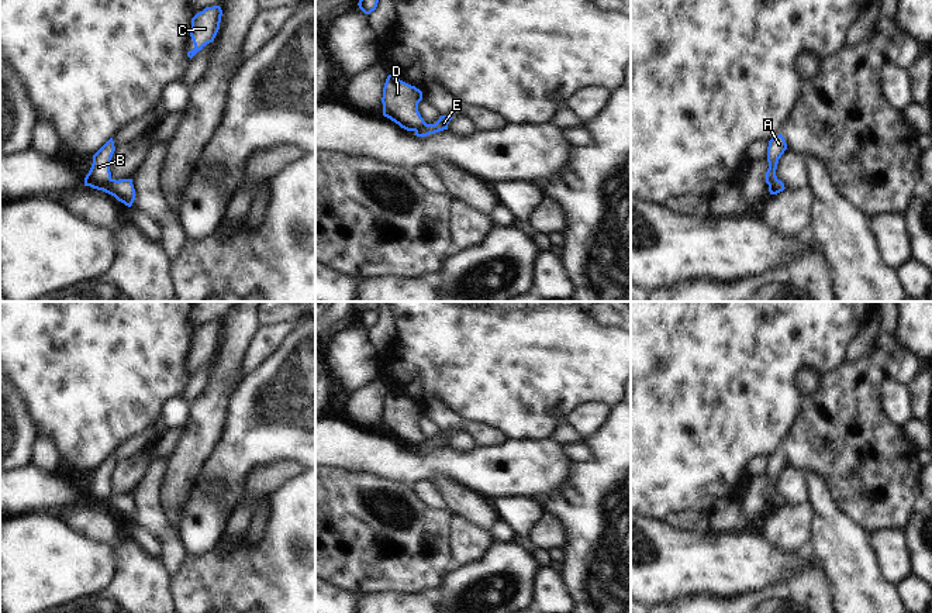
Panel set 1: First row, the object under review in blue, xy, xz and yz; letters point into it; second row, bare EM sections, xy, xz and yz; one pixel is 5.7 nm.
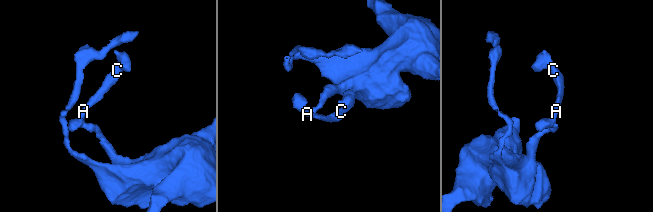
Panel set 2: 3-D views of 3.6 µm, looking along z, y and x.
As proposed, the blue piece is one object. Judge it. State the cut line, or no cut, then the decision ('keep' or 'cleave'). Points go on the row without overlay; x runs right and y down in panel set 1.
xy (110, 493), (102, 505) | cleave

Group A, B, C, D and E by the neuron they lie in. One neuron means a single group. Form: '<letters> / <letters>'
A B C D / E

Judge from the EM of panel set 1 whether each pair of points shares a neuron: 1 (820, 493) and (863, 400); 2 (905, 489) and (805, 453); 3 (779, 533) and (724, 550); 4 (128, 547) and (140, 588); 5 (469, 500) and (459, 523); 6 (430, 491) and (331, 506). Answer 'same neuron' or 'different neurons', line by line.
1: different neurons
2: same neuron
3: different neurons
4: same neuron
5: different neurons
6: different neurons

